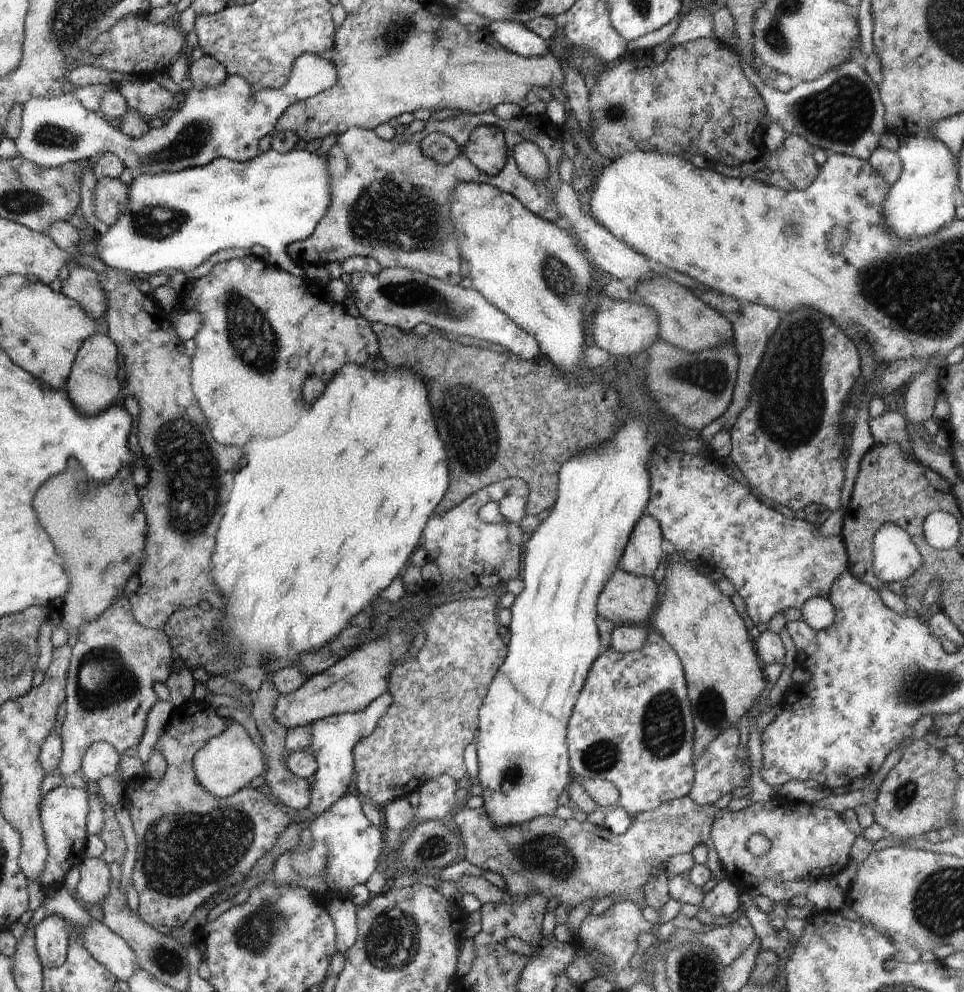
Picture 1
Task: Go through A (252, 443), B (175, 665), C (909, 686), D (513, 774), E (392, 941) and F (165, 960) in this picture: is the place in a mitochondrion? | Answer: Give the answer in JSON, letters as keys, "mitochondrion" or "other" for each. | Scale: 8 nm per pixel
{"A":"other","B":"other","C":"mitochondrion","D":"mitochondrion","E":"mitochondrion","F":"mitochondrion"}

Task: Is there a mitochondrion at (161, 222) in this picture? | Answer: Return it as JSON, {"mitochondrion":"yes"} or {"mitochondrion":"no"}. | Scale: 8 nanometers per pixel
{"mitochondrion":"yes"}

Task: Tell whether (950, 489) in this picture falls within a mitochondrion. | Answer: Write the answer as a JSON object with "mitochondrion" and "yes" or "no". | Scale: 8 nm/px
{"mitochondrion":"no"}

